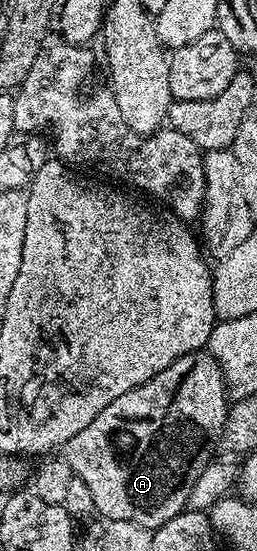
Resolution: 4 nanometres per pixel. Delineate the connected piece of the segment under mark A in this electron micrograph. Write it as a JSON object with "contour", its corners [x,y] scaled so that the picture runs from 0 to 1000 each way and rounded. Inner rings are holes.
{"contour":[[[790,632],[700,646],[700,653],[654,661],[638,675],[514,704],[514,711],[451,719],[451,726],[436,726],[436,733],[420,733],[420,740],[342,770],[342,777],[296,784],[280,799],[253,802],[233,824],[280,849],[292,868],[342,878],[370,927],[385,935],[397,931],[401,942],[436,947],[514,944],[514,951],[603,964],[724,924],[763,871],[778,871],[778,860],[837,829],[833,817],[852,815],[899,735],[864,662],[813,633]]]}

